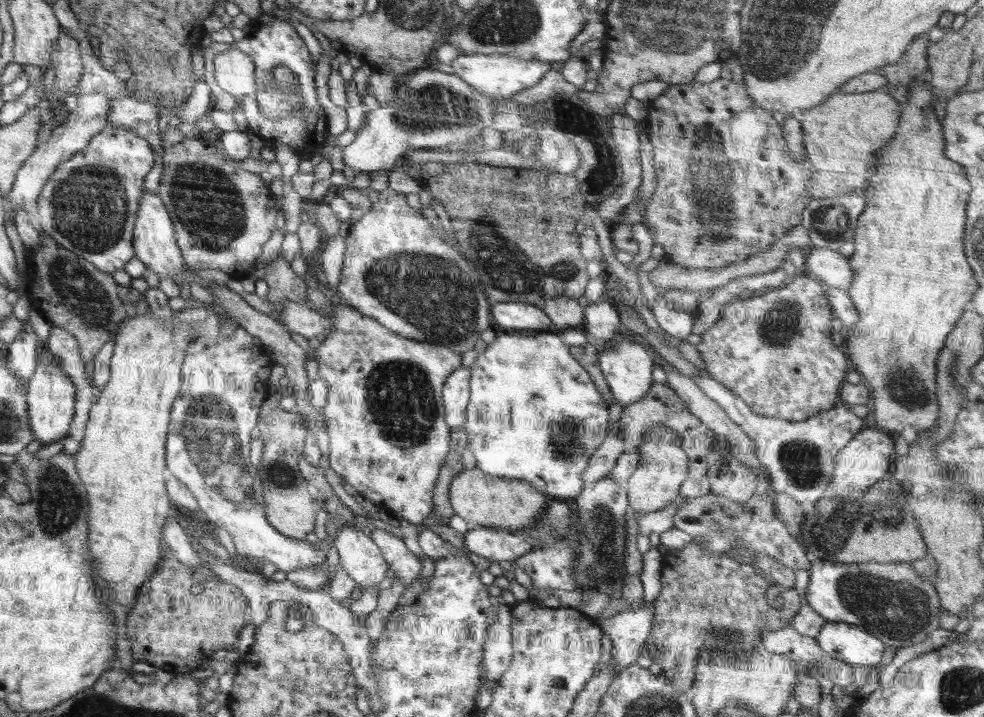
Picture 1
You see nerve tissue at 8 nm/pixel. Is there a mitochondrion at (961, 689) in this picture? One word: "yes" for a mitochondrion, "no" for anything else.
yes

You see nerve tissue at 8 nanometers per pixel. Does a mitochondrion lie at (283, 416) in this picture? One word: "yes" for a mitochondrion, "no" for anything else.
no

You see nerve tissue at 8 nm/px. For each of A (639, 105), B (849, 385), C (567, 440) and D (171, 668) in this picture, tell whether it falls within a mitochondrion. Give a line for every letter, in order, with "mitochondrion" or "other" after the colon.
A: other
B: other
C: mitochondrion
D: other

